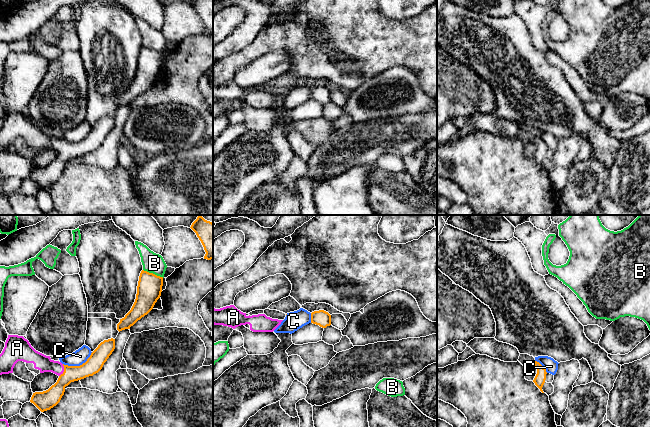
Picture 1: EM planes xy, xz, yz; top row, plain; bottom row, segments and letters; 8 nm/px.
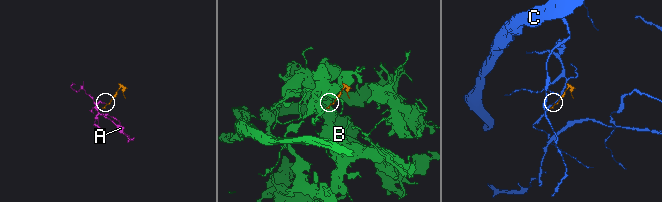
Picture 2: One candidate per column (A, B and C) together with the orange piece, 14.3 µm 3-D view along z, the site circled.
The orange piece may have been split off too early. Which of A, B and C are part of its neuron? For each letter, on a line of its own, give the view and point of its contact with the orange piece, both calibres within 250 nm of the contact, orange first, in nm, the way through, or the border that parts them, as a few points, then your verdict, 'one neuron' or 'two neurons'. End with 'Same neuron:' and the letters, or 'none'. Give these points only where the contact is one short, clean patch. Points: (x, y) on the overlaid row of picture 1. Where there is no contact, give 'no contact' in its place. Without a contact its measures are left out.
A: contact xy (64, 370); calibres 140 and 130 nm; way xy (51, 397), (64, 380), (64, 370), (41, 362); one neuron
B: contact xy (152, 273); calibres 200 and 160 nm; border xy (143, 269), (163, 277); two neurons
C: contact xy (78, 366); calibres 140 and 120 nm; two neurons
Same neuron: A

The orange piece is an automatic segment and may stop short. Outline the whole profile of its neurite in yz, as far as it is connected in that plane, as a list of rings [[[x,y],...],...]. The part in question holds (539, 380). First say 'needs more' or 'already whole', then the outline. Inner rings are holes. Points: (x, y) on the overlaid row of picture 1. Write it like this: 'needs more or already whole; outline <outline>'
already whole; outline [[[535,361],[534,366],[537,369],[537,374],[536,374],[533,382],[540,389],[540,391],[542,393],[544,393],[542,390],[542,387],[546,380],[546,374],[547,374],[546,369],[537,361]]]

